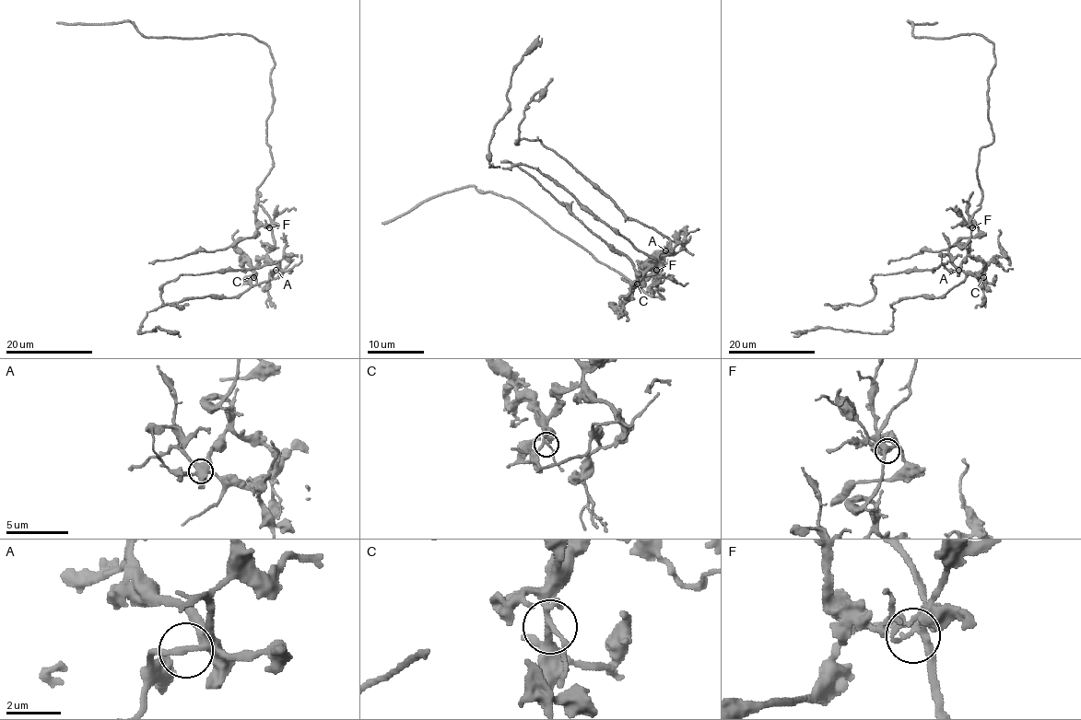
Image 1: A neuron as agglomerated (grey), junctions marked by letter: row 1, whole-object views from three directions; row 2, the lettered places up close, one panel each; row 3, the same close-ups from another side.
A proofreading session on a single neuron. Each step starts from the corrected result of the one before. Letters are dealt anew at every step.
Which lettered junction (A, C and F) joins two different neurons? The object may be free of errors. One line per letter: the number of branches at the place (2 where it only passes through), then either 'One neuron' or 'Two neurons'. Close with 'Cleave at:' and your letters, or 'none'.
A: Branches: 3. One neuron
C: Branches: 3. One neuron
F: Branches: 3. One neuron
Cleave at: none

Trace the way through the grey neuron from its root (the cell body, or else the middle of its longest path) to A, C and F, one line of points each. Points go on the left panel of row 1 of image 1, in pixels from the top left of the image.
A: (259, 187), (257, 203), (270, 218), (275, 243), (266, 255), (276, 265), (276, 270)
C: (259, 187), (257, 203), (270, 218), (275, 246), (258, 260), (253, 277)
F: (259, 187), (257, 203), (268, 214), (269, 227)

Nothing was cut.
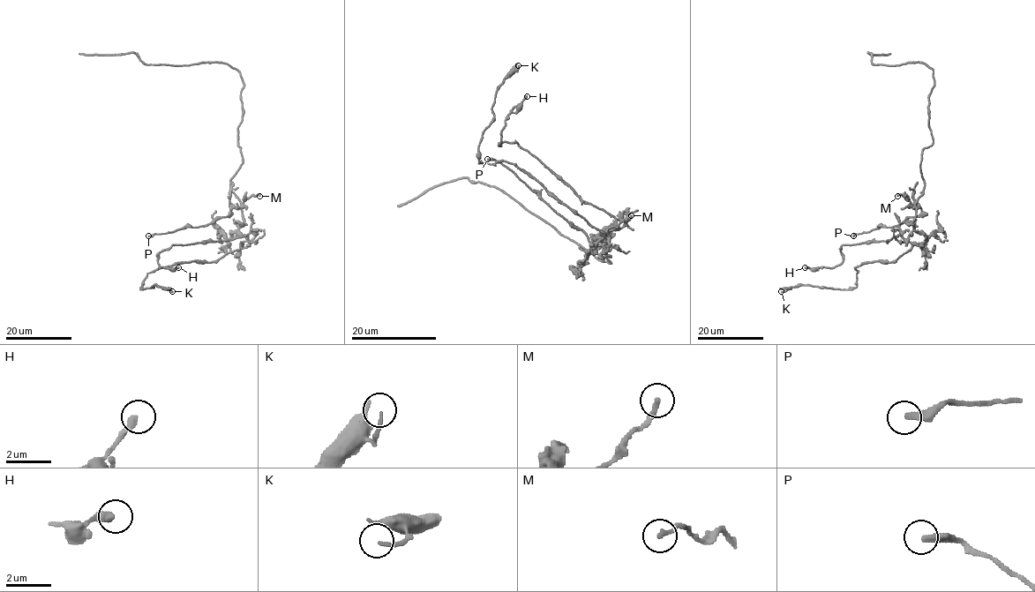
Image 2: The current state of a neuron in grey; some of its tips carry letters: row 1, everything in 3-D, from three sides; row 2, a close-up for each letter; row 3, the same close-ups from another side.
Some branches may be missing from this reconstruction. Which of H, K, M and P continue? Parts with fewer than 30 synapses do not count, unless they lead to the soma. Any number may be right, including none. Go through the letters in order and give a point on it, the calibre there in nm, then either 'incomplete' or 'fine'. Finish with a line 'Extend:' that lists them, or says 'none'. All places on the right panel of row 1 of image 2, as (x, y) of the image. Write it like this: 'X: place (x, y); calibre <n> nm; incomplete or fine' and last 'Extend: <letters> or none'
H: place (805, 267); calibre 320 nm; fine
K: place (781, 291); calibre 130 nm; fine
M: place (897, 196); calibre 200 nm; fine
P: place (853, 236); calibre 320 nm; fine
Extend: none

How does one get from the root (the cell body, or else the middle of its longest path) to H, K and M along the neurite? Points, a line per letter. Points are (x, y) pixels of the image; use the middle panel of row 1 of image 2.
H: (596, 247), (615, 219), (517, 143), (500, 145), (506, 116), (527, 96)
K: (596, 247), (613, 227), (605, 235), (591, 227), (513, 164), (478, 161), (497, 87), (518, 65)
M: (596, 247), (594, 251), (604, 242), (611, 229), (619, 229), (631, 215)

